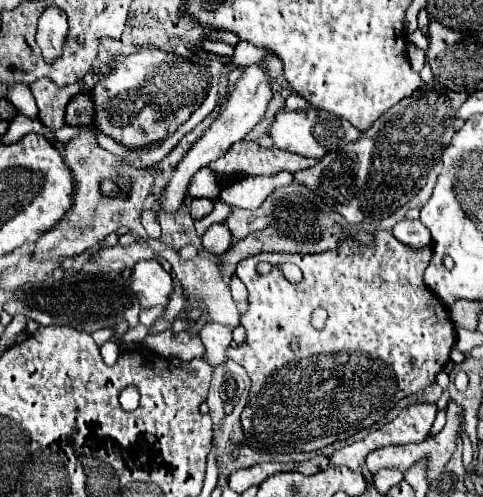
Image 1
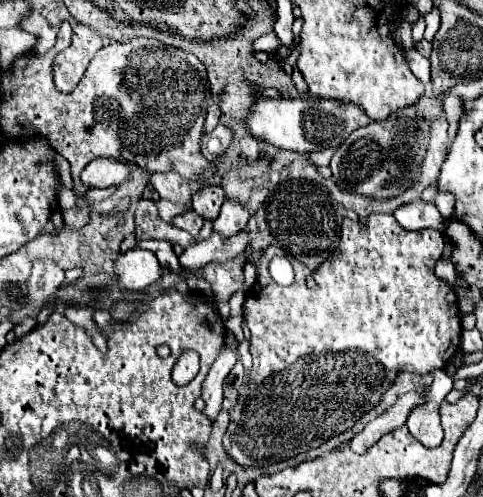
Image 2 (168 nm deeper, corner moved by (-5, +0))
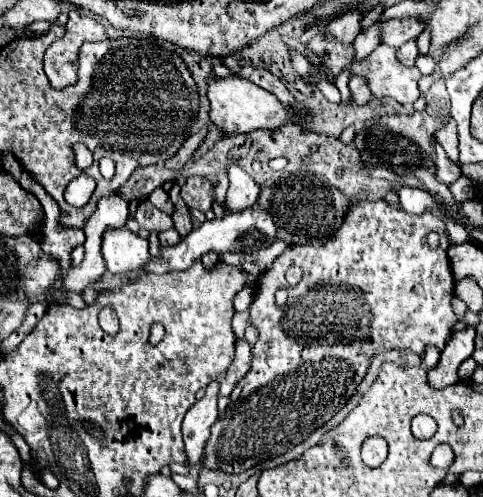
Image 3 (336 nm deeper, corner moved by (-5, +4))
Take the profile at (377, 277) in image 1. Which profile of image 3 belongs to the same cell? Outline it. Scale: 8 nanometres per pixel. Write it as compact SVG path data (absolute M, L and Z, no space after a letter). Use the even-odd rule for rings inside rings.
M382 199L380 201L362 201L362 203L356 203L354 207L350 207L348 213L346 213L346 217L344 217L342 227L326 243L322 243L322 245L310 245L310 243L308 245L294 245L292 249L288 247L274 261L272 269L268 269L256 281L256 299L250 305L250 323L254 327L258 327L260 337L258 337L256 345L252 347L252 367L246 373L246 377L234 387L226 411L220 413L220 417L212 425L212 435L210 435L210 439L208 439L206 447L204 447L204 461L202 461L204 467L206 469L218 469L218 471L224 471L224 473L242 473L242 471L246 471L246 469L250 469L250 467L254 467L254 465L258 465L262 461L268 461L268 459L274 459L274 457L286 453L290 447L302 443L312 431L316 431L318 427L322 427L326 421L330 421L336 415L336 411L354 395L358 383L366 375L366 369L368 369L372 357L378 355L378 353L384 353L388 349L410 349L416 355L422 355L426 345L436 345L438 349L444 349L446 341L452 335L450 327L458 321L458 317L454 315L452 305L450 305L450 299L454 295L454 275L452 275L452 269L450 269L450 261L448 261L446 251L448 251L446 227L440 225L440 221L436 221L436 217L432 217L430 213L424 213L424 215L408 215L400 207L388 205ZM432 231L436 231L440 235L440 245L436 249L430 249L430 245L428 245L428 233L432 233ZM292 265L298 265L304 271L304 277L302 277L302 281L296 287L290 287L288 281L286 281L286 277L284 277L284 273ZM280 287L286 287L288 289L288 301L282 307L278 307L276 301L274 301L274 291L278 291Z

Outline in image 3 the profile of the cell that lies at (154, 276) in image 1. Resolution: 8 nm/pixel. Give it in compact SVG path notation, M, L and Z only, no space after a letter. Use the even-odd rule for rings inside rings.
M126 227L106 229L102 235L102 257L106 269L112 273L140 271L148 255L148 239L142 239Z

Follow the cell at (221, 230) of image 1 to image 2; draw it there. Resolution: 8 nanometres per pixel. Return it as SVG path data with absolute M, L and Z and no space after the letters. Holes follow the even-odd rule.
M224 201L220 215L214 219L214 233L228 239L244 231L248 219L250 219L250 213L242 205L236 205L234 201Z

